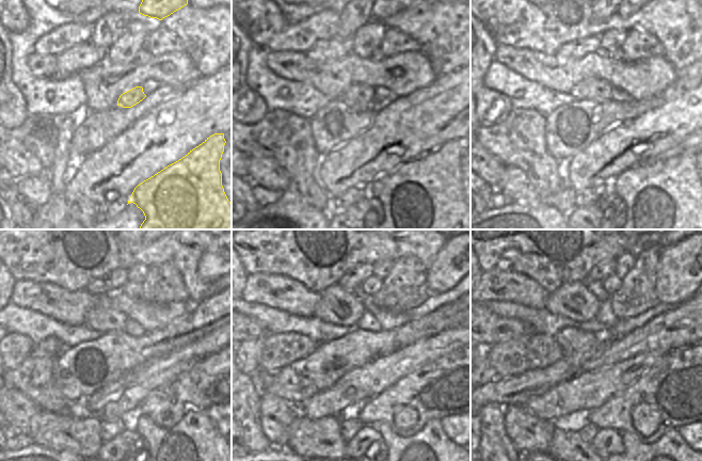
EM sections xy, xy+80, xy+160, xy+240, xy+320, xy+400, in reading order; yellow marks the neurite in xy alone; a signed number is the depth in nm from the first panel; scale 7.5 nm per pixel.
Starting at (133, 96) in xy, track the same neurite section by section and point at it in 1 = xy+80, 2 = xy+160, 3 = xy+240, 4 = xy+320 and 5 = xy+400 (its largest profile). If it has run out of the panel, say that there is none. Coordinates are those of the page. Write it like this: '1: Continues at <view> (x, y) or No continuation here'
1: Continues at xy+80 (357, 94)
2: Continues at xy+160 (590, 88)
3: Continues at xy+240 (102, 317)
4: Continues at xy+320 (337, 306)
5: Continues at xy+400 (572, 300)

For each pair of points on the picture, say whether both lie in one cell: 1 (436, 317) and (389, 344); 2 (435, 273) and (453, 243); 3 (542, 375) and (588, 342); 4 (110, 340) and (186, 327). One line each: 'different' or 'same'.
1: same
2: same
3: different
4: same

